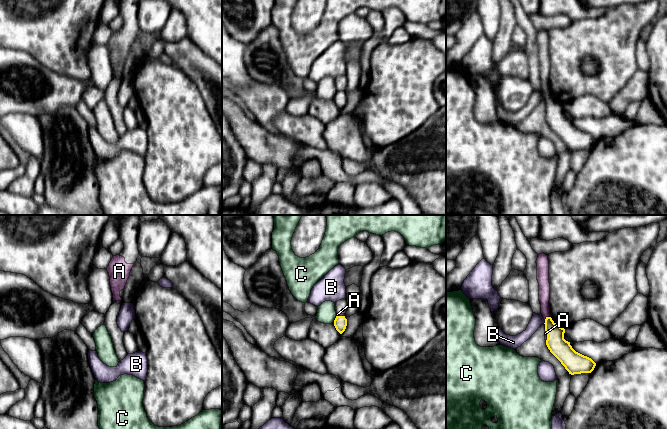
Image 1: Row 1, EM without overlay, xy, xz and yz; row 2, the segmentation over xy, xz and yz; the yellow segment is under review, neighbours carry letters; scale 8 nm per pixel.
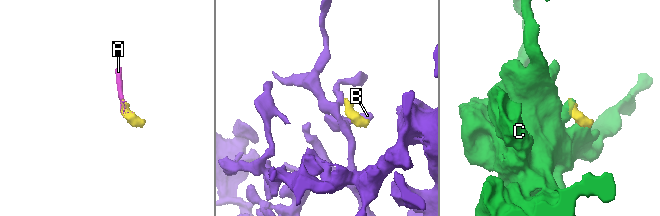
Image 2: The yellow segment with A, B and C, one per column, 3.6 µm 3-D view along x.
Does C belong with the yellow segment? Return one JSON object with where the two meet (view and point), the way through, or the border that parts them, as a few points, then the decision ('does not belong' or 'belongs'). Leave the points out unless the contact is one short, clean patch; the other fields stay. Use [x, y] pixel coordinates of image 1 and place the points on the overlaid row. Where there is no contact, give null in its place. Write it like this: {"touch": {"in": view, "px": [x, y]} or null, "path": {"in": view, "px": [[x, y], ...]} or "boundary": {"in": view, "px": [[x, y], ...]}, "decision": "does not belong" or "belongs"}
{"touch": {"in": "xz", "px": [335, 318]}, "decision": "does not belong"}

